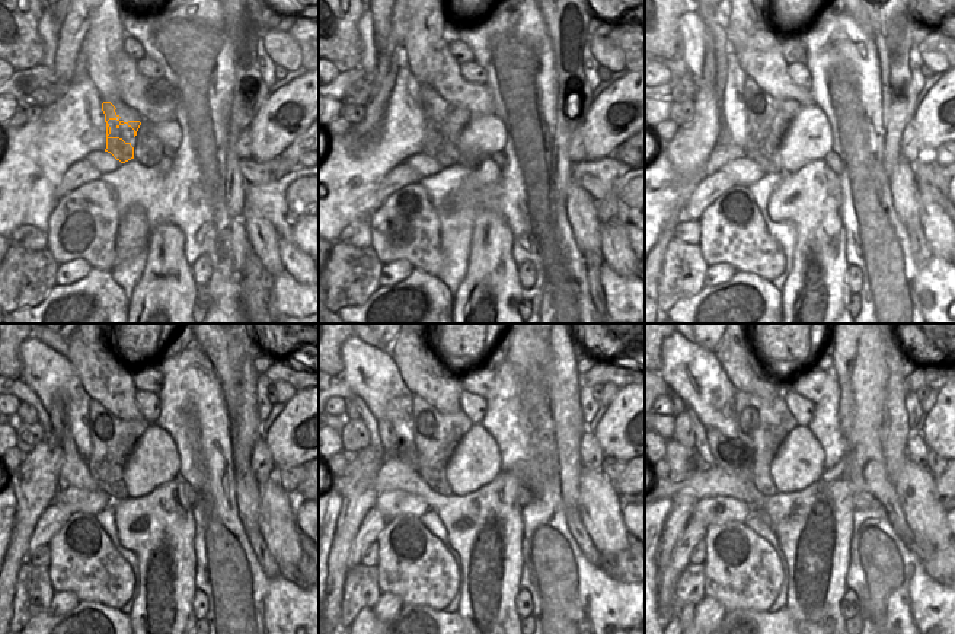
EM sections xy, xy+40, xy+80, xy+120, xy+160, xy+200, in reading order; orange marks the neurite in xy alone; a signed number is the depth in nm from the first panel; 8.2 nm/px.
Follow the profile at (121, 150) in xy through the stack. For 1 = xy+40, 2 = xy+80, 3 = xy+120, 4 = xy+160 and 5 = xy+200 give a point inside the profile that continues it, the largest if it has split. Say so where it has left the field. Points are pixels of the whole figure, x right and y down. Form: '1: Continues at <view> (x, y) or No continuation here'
1: Continues at xy+40 (440, 149)
2: Continues at xy+80 (765, 150)
3: Continues at xy+120 (108, 477)
4: Continues at xy+160 (428, 443)
5: Continues at xy+200 (754, 439)

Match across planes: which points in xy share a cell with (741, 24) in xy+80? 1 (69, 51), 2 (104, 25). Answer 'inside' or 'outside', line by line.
1: outside
2: inside

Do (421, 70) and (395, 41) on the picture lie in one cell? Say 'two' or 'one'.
two

